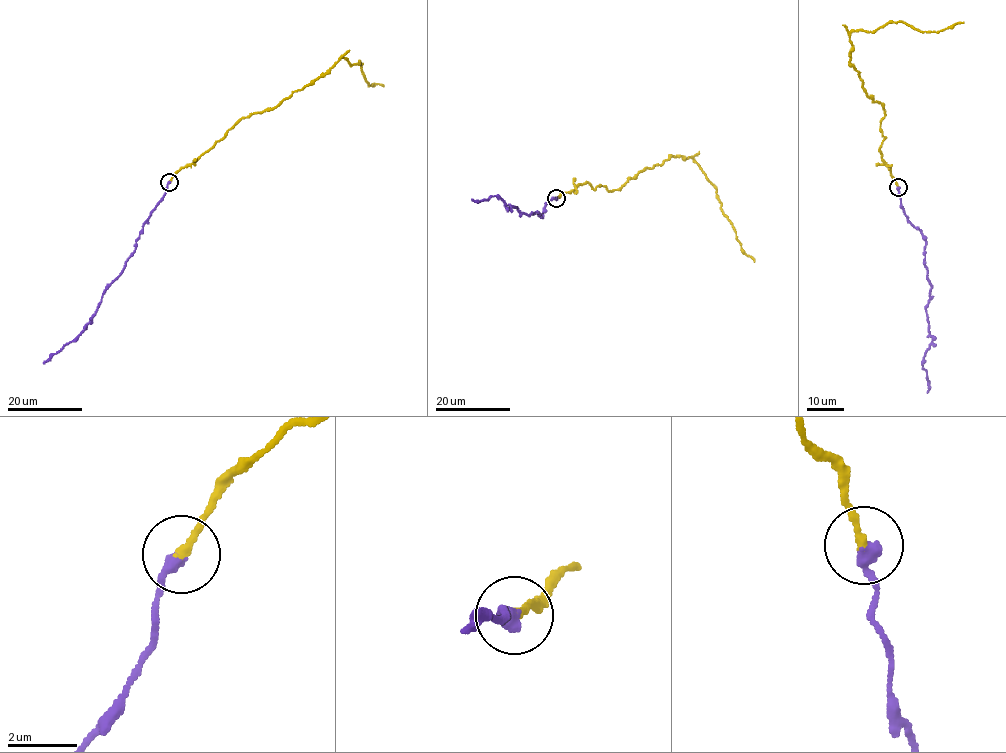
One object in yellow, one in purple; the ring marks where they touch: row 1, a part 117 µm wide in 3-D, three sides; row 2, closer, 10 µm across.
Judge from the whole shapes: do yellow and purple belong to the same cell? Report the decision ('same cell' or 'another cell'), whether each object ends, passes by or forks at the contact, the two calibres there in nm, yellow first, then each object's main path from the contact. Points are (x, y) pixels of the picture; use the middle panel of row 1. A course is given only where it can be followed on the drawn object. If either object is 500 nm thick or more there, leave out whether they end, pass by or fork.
another cell; yellow ends there; purple ends there; 240 nm thick on the yellow side, 380 nm on the other; yellow runs (556, 198), (587, 182), (611, 191), (672, 155), (689, 157), (714, 186), (723, 215), (754, 262); purple runs (556, 198), (549, 201), (541, 217), (536, 211), (529, 215), (517, 207), (509, 209), (496, 196), (472, 199)

